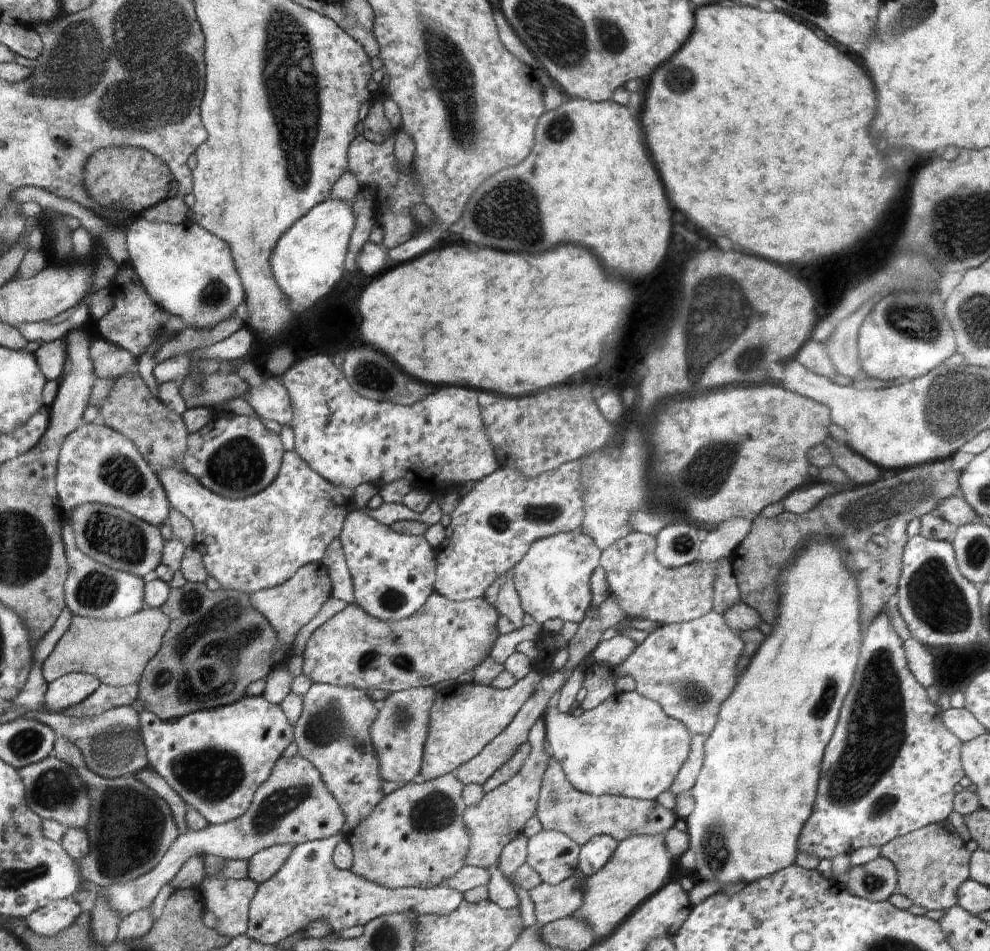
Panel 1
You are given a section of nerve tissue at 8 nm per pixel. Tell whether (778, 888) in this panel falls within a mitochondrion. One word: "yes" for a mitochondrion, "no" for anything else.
no

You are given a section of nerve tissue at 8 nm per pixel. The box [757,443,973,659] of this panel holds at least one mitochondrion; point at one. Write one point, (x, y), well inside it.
(859, 516)

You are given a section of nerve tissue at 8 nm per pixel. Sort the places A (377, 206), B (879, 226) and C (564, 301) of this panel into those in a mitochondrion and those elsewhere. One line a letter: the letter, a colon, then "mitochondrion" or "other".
A: other
B: other
C: other

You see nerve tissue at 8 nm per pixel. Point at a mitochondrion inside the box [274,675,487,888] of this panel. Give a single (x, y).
(327, 726)

